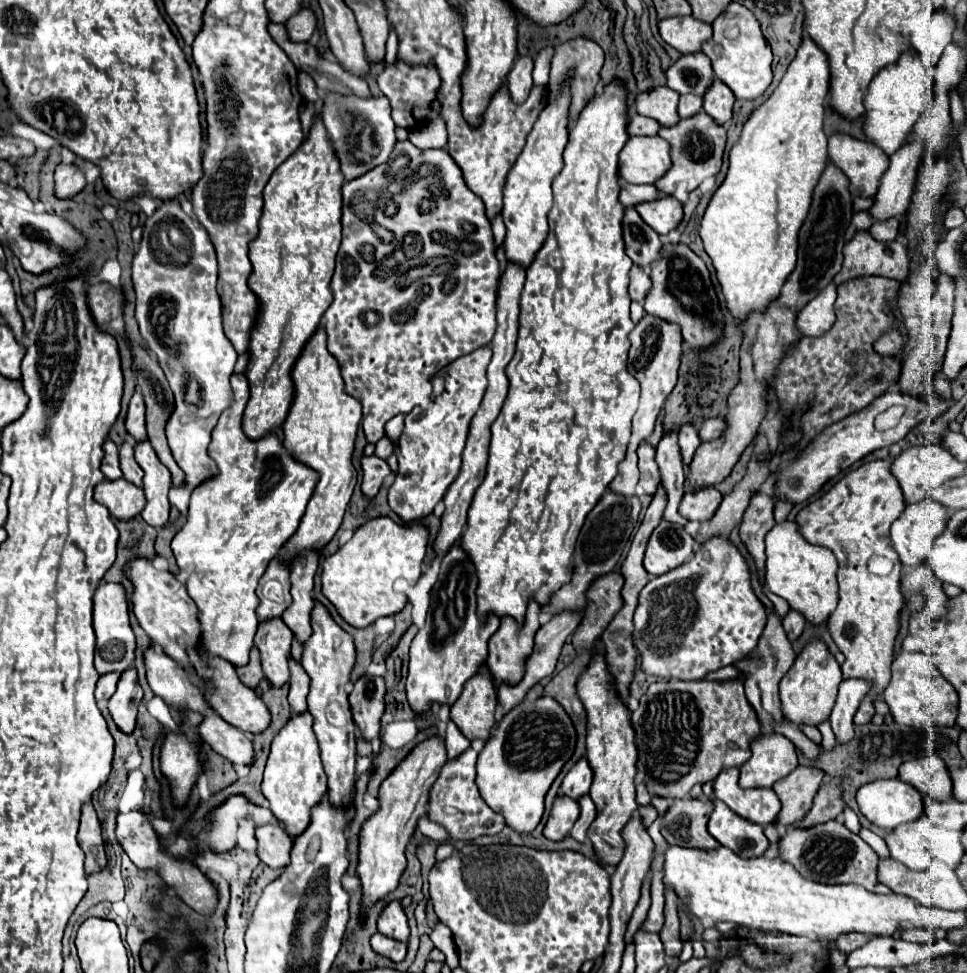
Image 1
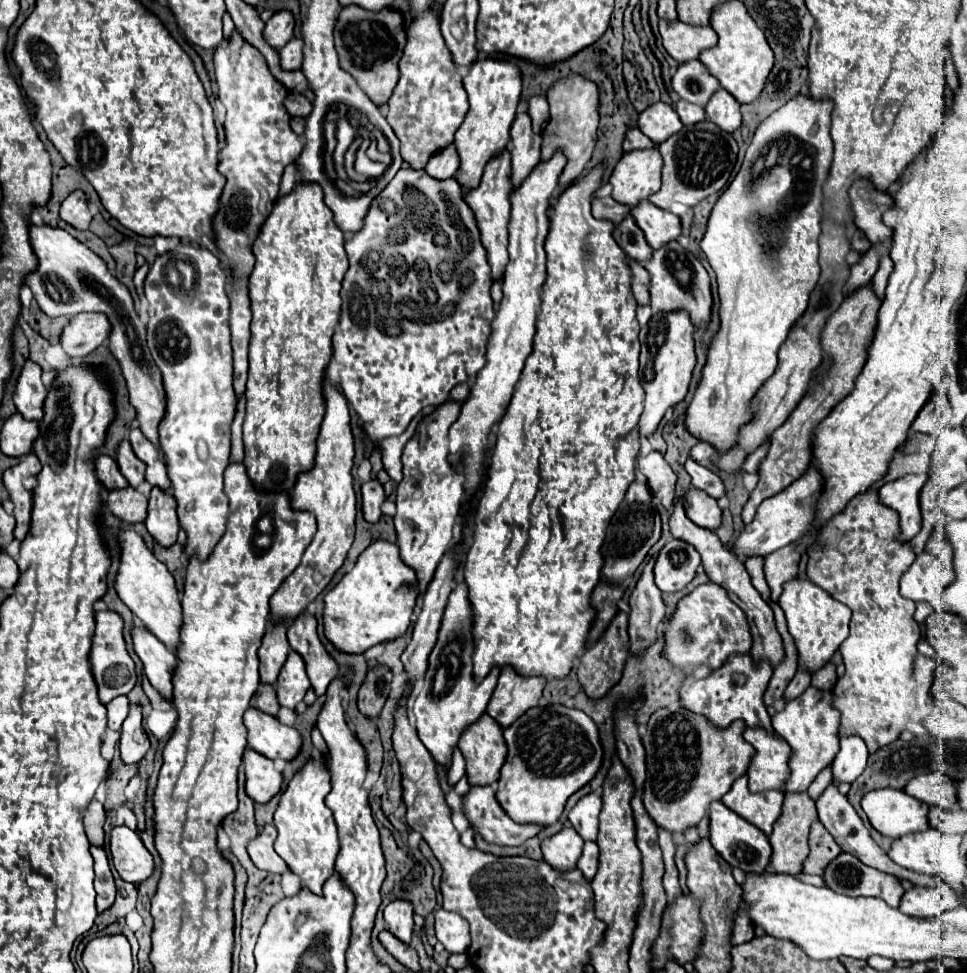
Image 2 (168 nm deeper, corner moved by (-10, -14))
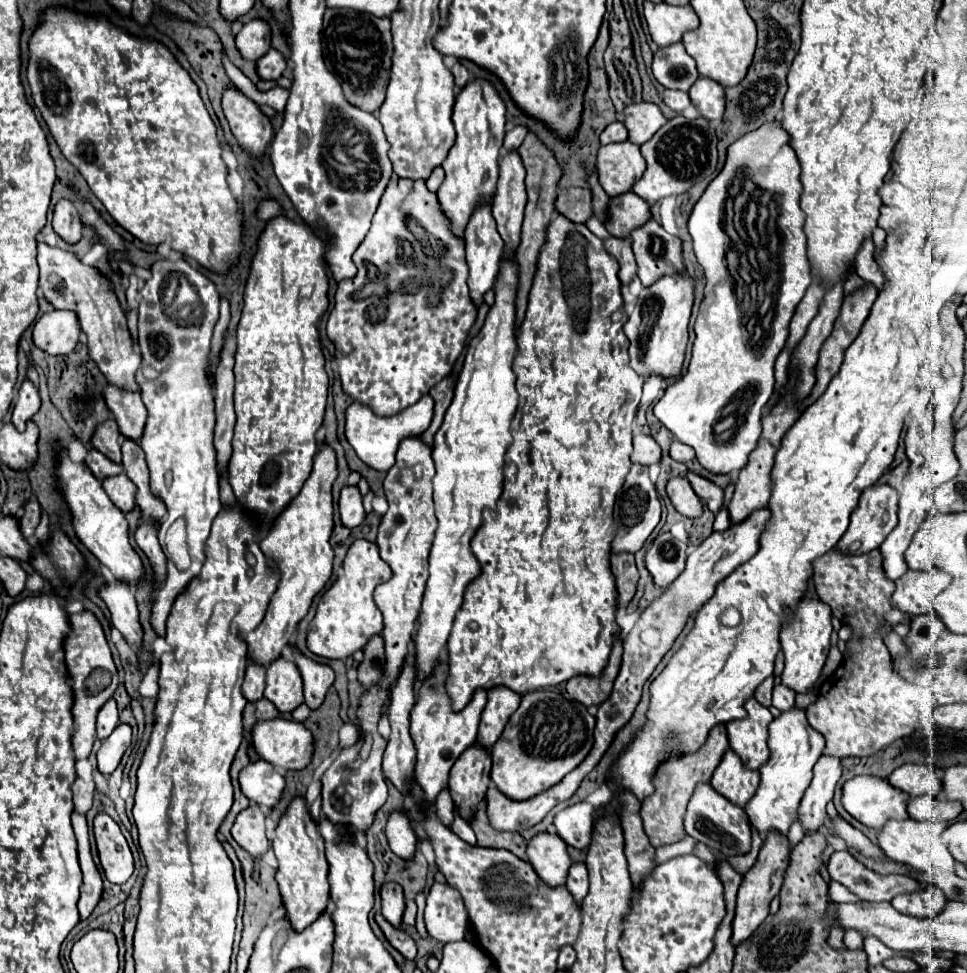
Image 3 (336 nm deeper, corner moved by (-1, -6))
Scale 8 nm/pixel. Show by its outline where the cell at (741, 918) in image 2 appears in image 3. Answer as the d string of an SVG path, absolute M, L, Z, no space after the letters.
M771 832L759 852L755 866L745 874L739 887L737 908L735 908L735 918L733 918L733 936L731 936L733 946L741 944L741 940L747 940L761 926L761 922L769 916L769 904L779 894L779 890L783 886L783 872L789 866L789 854L791 852L789 852L787 838L779 836L777 832Z

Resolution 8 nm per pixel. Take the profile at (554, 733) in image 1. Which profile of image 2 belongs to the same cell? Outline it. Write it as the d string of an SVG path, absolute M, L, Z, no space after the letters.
M562 704L530 708L530 712L522 714L504 730L504 740L508 744L508 756L500 770L496 798L502 810L518 824L552 826L558 822L570 794L588 784L602 762L596 724L582 710Z

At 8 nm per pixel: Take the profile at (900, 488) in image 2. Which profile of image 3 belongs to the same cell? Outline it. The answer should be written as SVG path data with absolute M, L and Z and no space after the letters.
M887 484L867 488L859 498L859 506L851 514L851 524L847 532L841 536L835 548L841 554L857 554L857 556L879 548L885 536L893 530L893 524L897 524L897 496L899 496L897 490Z

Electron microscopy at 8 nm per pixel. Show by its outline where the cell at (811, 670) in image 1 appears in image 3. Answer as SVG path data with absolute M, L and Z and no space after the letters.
M793 708L789 712L783 712L779 718L775 718L771 722L771 726L769 726L769 760L759 768L761 782L759 782L755 796L745 804L745 814L749 816L749 824L759 832L763 842L767 840L769 832L779 832L779 834L787 836L791 824L797 820L797 808L799 808L801 796L805 794L805 788L809 788L809 784L811 784L813 766L821 758L823 748L825 748L825 738L817 736L817 732L809 726L803 710Z

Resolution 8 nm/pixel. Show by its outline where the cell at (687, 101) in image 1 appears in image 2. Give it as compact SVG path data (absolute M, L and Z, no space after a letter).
M680 100L678 106L676 106L676 112L680 116L680 120L684 124L698 124L702 120L706 120L706 112L702 106L696 106L696 104L690 104L686 100Z

